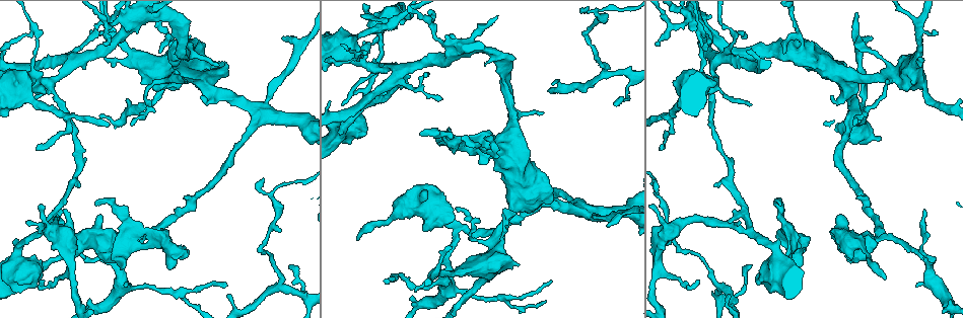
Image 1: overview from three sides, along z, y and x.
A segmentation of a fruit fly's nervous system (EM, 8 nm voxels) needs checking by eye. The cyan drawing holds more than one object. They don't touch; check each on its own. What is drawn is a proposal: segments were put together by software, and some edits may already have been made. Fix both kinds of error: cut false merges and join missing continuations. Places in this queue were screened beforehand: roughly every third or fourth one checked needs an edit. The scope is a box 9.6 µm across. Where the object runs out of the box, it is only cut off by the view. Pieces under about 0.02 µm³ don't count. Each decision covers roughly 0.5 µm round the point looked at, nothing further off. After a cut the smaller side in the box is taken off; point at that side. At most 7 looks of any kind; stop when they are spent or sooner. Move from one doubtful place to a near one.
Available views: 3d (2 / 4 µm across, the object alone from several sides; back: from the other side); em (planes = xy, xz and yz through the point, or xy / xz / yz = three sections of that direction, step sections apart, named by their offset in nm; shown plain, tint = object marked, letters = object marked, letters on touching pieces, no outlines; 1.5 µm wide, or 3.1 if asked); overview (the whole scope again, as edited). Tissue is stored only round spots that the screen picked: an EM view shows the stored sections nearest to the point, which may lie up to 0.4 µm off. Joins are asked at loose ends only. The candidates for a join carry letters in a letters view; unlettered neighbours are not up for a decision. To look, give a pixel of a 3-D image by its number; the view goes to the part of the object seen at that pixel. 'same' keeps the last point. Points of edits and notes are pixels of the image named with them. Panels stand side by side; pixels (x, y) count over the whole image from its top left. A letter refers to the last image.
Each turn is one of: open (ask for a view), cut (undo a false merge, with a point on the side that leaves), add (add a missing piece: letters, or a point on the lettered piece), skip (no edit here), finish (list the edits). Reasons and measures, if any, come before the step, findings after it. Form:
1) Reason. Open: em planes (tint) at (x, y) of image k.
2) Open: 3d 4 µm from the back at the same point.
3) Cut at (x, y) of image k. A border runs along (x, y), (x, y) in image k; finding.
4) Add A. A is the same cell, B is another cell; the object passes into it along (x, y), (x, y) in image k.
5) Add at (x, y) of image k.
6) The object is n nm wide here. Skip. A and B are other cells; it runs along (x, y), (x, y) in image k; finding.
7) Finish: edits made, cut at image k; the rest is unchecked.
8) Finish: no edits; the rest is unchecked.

Three arms meet. Open: em planes (tint) at (876, 238) of image 1.

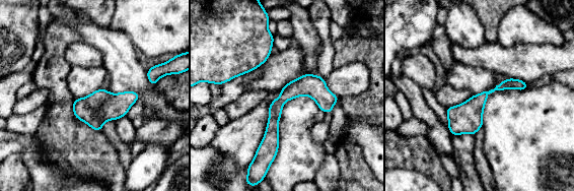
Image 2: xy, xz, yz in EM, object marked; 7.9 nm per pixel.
Open: em planes (letters) at the same point.

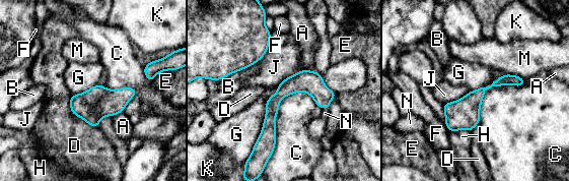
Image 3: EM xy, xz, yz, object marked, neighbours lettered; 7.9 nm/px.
Skip. A, B, C, D, E, F, G, H, J, K, M and N are other cells; one neuron here.

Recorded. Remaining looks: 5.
Calibre changes. Open: em planes (letters) at (138, 60) of image 1.

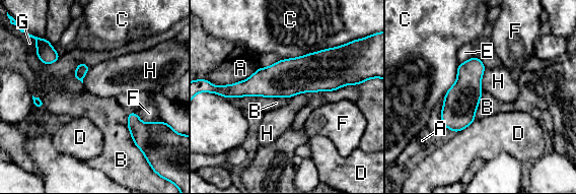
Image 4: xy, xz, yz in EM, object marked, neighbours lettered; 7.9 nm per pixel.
The object is 280 nm wide here. Skip. A, B, C, D, E, F, G and H are other cells; a border runs along (348, 42), (280, 60) in image 4; continuous, no second neuron.

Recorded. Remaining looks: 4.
Calibre changes. Open: 3d 2 µm at (359, 36) of image 1.

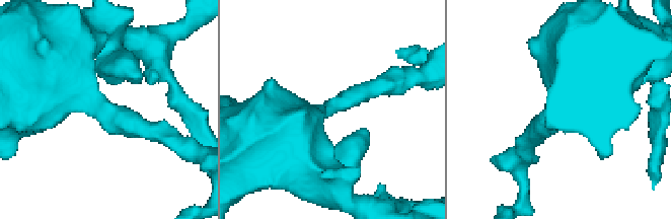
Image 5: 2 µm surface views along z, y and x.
The arms are 190, 650 nm wide; shape alone is not enough. Open: em planes (letters) at (108, 111) of image 5.

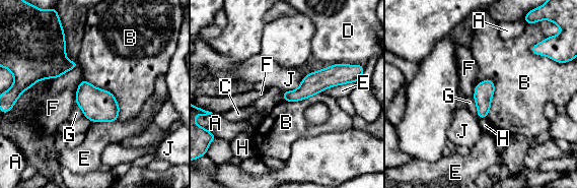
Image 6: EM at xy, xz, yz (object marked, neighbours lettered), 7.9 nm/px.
Skip. A, B, C, D, E, F, G, H and J are other cells; it runs along (342, 80), (318, 80), (285, 96) in image 6; one neuron here.

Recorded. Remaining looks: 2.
Finish: no edits; the rest is unchecked.

